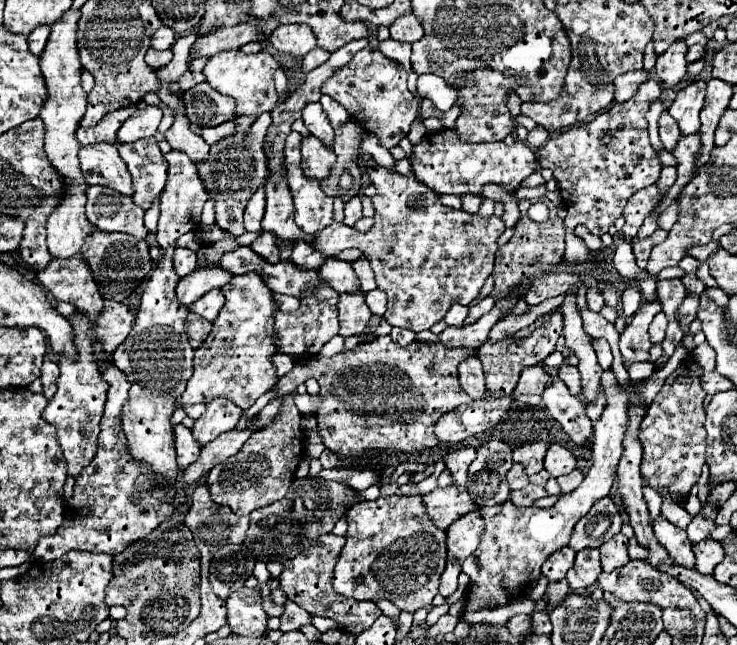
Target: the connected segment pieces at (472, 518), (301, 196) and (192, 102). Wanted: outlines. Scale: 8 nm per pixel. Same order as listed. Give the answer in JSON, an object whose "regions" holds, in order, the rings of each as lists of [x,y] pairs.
{"regions":[[[[479,508],[467,512],[467,516],[457,518],[447,530],[447,568],[441,574],[439,594],[451,596],[457,590],[457,576],[461,574],[461,562],[469,558],[485,532],[485,520],[479,514]]],[[[291,132],[285,142],[287,180],[295,202],[295,224],[305,234],[315,234],[333,222],[333,198],[321,190],[319,180],[305,176],[301,168],[301,134]]],[[[201,82],[183,92],[187,118],[197,126],[217,126],[235,116],[235,100],[219,94],[209,82]]]]}

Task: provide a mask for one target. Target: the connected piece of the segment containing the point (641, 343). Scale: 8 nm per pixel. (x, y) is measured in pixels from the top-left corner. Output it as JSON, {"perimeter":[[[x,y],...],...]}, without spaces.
{"perimeter":[[[657,300],[645,302],[633,316],[631,324],[627,324],[627,328],[619,340],[619,348],[621,348],[621,354],[625,360],[629,360],[629,362],[647,362],[649,360],[649,348],[651,348],[649,324],[651,324],[653,316],[659,312],[661,312],[661,304]]]}

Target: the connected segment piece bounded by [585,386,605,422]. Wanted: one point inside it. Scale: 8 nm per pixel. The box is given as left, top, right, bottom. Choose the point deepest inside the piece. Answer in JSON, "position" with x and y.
{"position":[594,409]}

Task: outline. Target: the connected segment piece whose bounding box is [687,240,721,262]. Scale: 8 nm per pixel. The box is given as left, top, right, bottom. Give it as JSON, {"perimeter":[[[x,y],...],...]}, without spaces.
{"perimeter":[[[713,240],[713,242],[709,242],[709,244],[703,244],[703,246],[699,246],[699,244],[697,244],[697,246],[689,248],[689,252],[687,252],[687,254],[691,254],[693,258],[697,258],[697,260],[701,260],[701,262],[703,262],[703,260],[707,260],[711,254],[715,254],[715,252],[719,250],[719,246],[721,246],[721,244],[719,244],[717,240]]]}

